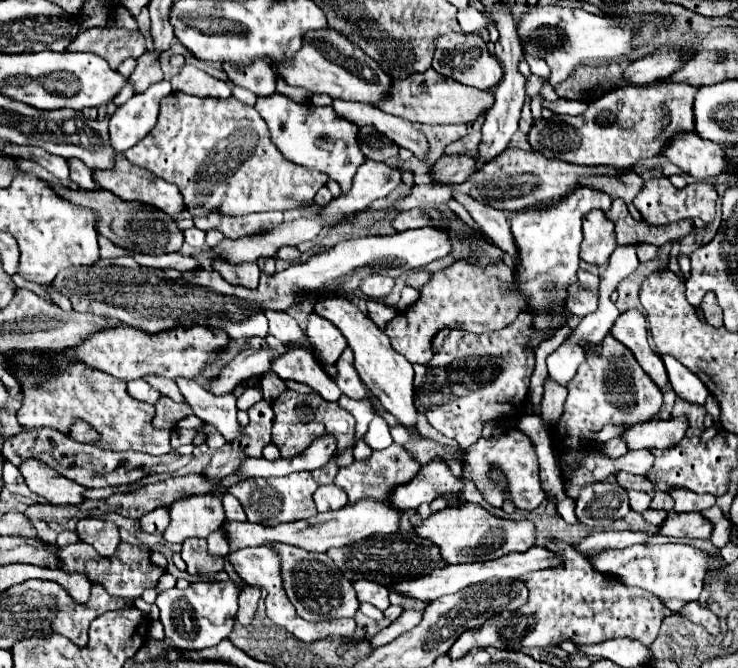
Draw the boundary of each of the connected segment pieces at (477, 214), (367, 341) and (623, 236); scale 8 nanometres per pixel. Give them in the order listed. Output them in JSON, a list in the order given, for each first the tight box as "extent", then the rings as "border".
[{"extent":[455,193,519,257],"border":[[[455,193],[455,199],[465,205],[469,215],[473,217],[473,221],[485,231],[485,235],[495,245],[499,245],[499,249],[503,249],[511,257],[519,257],[519,249],[515,247],[515,237],[509,229],[509,219],[507,219],[505,211],[495,211],[493,207],[473,201],[469,195],[461,195],[461,193]]]},{"extent":[313,297,417,429],"border":[[[331,297],[331,299],[323,299],[317,301],[313,305],[313,311],[325,319],[329,319],[347,339],[349,347],[355,353],[355,369],[359,373],[359,377],[371,387],[371,391],[375,393],[375,397],[379,397],[381,405],[391,411],[395,417],[399,417],[399,421],[403,425],[407,425],[409,429],[415,429],[415,415],[417,409],[413,405],[413,367],[411,363],[399,355],[391,343],[389,337],[369,319],[369,315],[361,313],[359,307],[355,303],[351,303],[349,299],[343,297]]]},{"extent":[607,199,695,245],"border":[[[613,199],[607,217],[615,223],[617,245],[639,245],[639,243],[665,245],[669,241],[671,243],[681,241],[685,235],[695,231],[691,219],[677,221],[671,225],[649,225],[645,221],[635,221],[623,199]]]}]

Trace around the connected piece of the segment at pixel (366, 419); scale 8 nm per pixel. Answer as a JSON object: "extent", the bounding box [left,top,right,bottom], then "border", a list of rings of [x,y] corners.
{"extent":[338,395,375,447],"border":[[[341,395],[338,400],[338,404],[341,408],[349,411],[353,415],[356,421],[355,427],[355,441],[353,447],[361,439],[368,429],[368,426],[372,419],[375,417],[375,411],[371,407],[368,401],[358,401]]]}

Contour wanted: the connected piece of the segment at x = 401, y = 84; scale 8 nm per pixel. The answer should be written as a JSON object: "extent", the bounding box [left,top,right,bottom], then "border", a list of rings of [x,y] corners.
{"extent":[377,69,495,125],"border":[[[427,69],[425,73],[413,73],[407,79],[393,81],[391,97],[387,101],[383,101],[383,105],[377,105],[377,107],[391,115],[397,115],[397,117],[403,117],[403,119],[415,121],[415,123],[459,125],[459,123],[471,123],[477,117],[485,115],[491,109],[493,101],[495,101],[495,97],[487,89],[469,87],[455,79],[443,77],[435,69]]]}

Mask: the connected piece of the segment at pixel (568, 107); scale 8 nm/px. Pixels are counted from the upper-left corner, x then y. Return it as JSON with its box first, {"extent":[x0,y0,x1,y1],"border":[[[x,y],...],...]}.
{"extent":[543,99,587,115],"border":[[[557,99],[555,103],[543,103],[543,107],[549,107],[553,113],[563,113],[563,115],[579,115],[587,109],[587,103],[581,101],[567,101],[567,99]]]}

